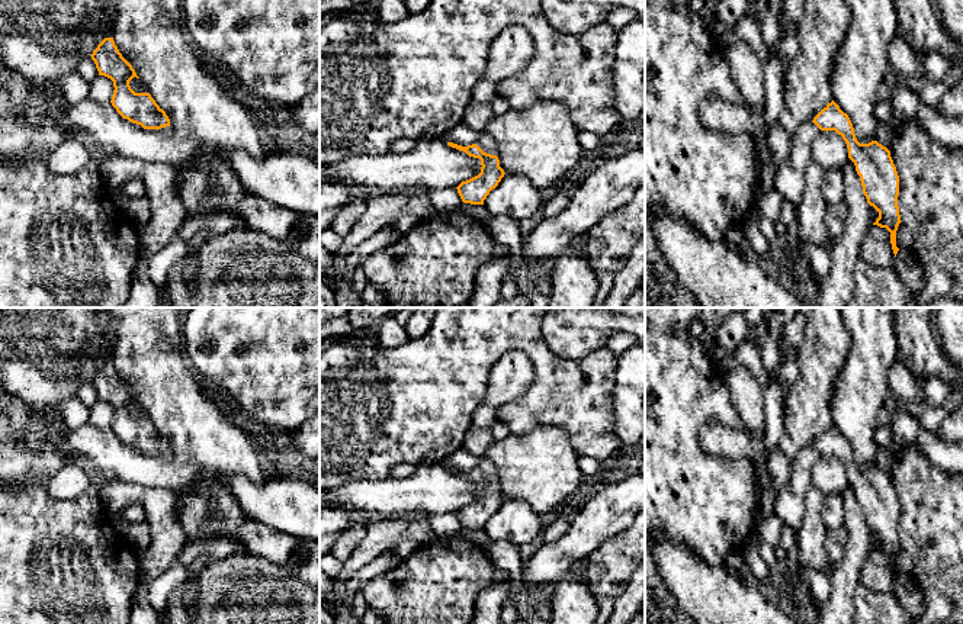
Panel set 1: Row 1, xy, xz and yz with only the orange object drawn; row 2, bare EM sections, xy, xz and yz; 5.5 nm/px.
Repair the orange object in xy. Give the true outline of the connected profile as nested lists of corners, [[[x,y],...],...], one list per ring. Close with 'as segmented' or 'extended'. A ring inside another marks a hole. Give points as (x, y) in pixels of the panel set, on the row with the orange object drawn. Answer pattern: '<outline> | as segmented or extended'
[[[105,38],[90,55],[99,75],[113,81],[112,106],[132,123],[144,129],[157,129],[163,135],[173,135],[174,131],[166,112],[155,103],[150,93],[135,93],[129,81],[137,77],[132,65],[122,57],[113,38]]] | extended

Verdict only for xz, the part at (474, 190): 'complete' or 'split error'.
split error

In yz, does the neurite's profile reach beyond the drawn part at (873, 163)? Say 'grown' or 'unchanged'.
grown

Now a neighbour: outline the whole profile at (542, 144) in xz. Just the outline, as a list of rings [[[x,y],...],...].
[[[552,100],[537,102],[526,112],[510,110],[495,116],[482,132],[494,138],[500,167],[504,173],[524,176],[537,189],[562,181],[585,154],[578,141],[580,131],[574,125],[569,110]]]

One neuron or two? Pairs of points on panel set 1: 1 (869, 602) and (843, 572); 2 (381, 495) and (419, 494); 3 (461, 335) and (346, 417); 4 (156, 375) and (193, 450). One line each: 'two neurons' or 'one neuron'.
1: two neurons
2: one neuron
3: one neuron
4: one neuron

